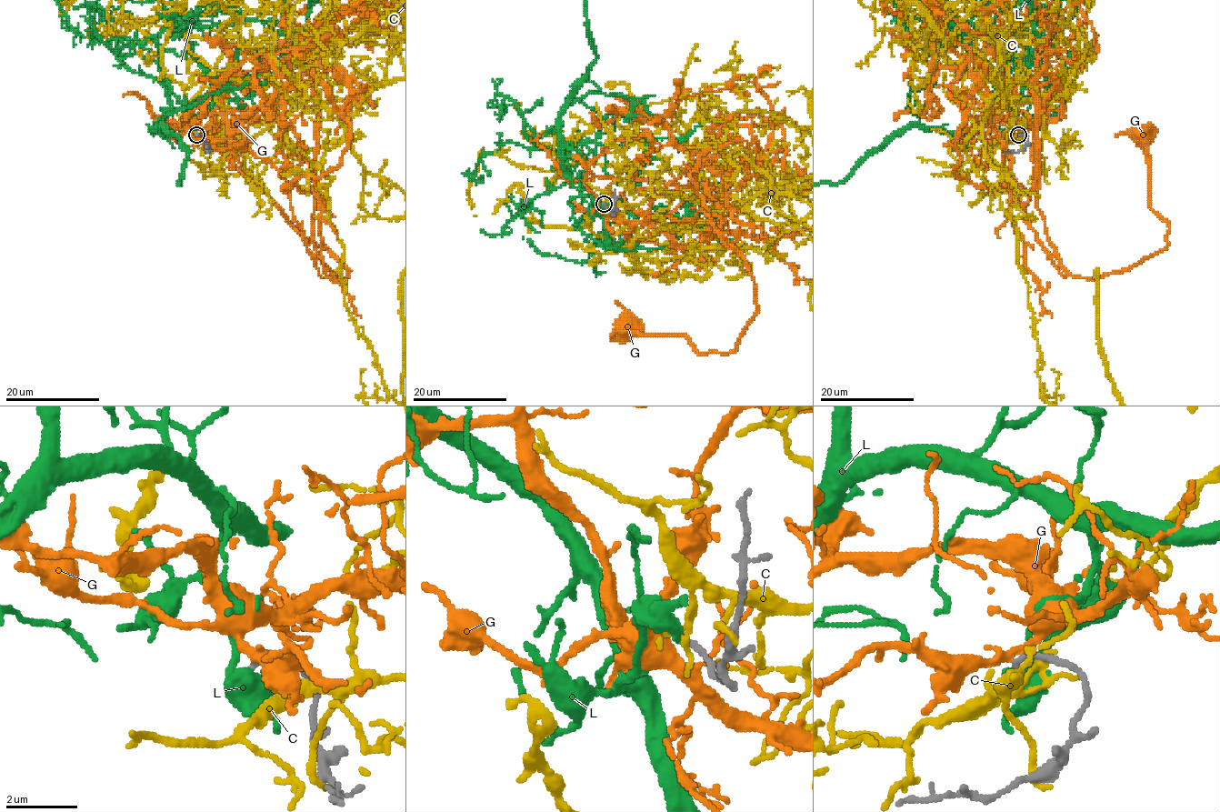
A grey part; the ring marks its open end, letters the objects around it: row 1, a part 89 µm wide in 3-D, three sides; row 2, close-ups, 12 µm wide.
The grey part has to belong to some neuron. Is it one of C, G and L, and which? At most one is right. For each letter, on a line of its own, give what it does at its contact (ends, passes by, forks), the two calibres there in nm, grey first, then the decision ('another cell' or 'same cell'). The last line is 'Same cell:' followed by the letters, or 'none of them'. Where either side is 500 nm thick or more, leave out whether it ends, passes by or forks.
C: it passes by | 200/160 nm | another cell
G: it passes by | 180/240 nm | same cell
L: 160/500 nm | another cell
Same cell: G

